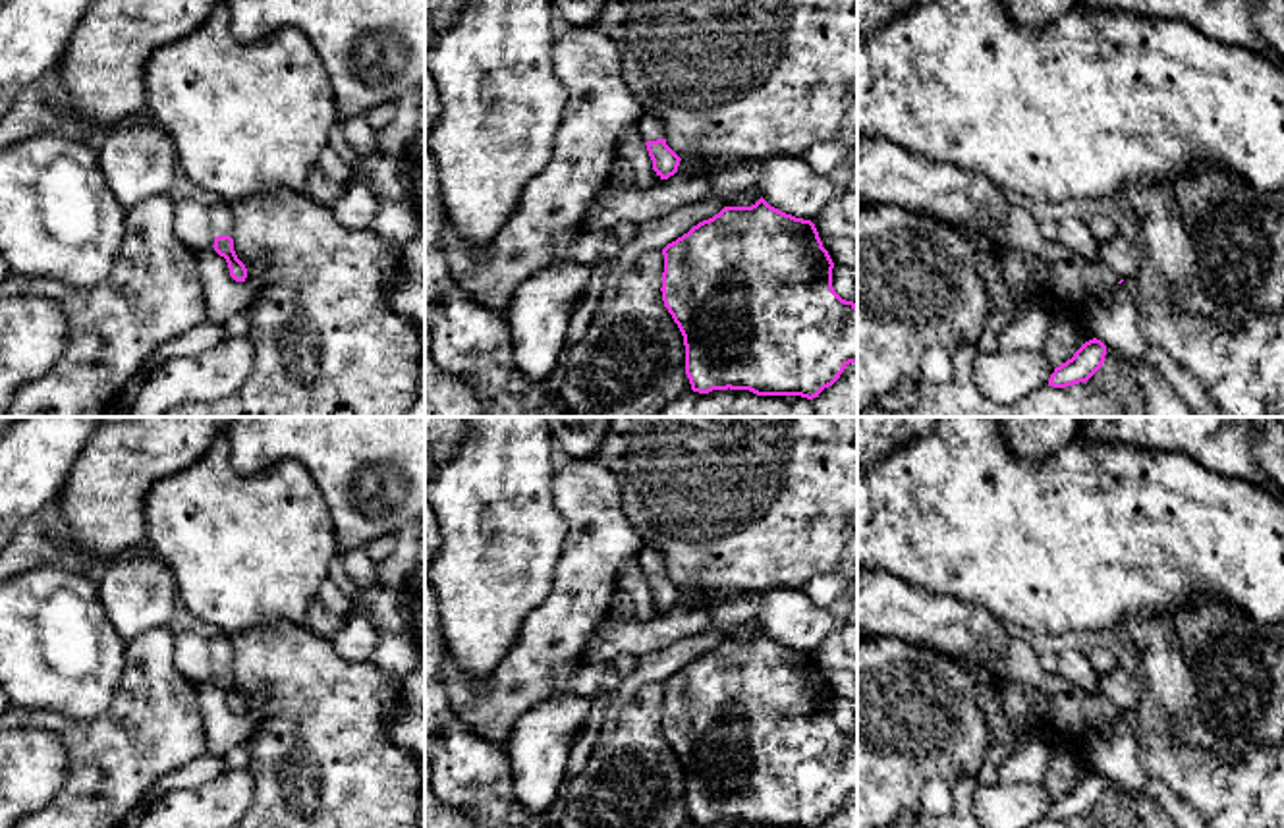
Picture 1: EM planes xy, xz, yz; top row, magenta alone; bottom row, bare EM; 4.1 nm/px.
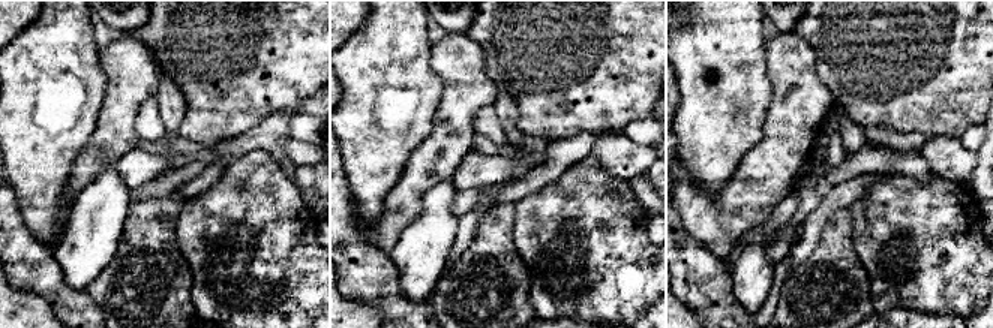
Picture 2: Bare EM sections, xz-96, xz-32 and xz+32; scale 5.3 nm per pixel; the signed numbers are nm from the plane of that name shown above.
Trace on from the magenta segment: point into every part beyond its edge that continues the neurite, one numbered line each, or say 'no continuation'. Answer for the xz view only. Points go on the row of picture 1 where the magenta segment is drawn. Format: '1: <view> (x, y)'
1: xz (651, 128)

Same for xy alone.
1: xy (221, 215)

